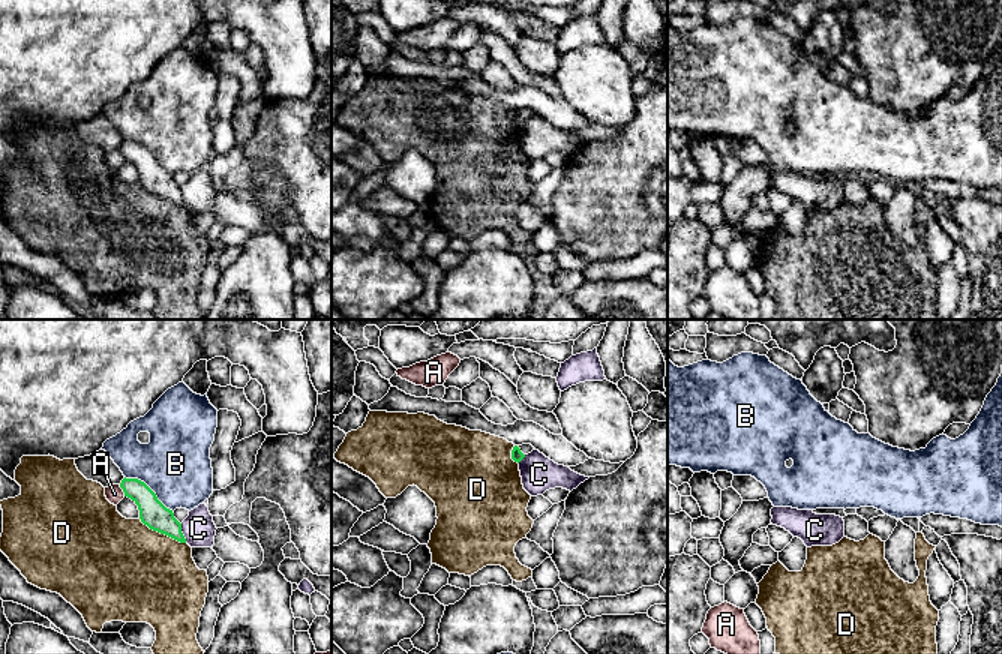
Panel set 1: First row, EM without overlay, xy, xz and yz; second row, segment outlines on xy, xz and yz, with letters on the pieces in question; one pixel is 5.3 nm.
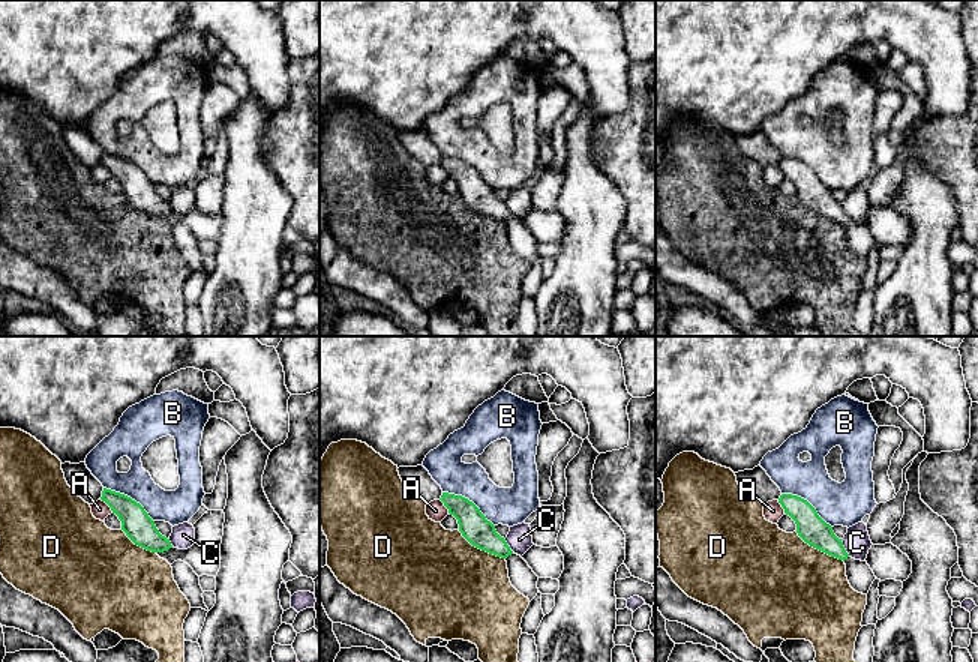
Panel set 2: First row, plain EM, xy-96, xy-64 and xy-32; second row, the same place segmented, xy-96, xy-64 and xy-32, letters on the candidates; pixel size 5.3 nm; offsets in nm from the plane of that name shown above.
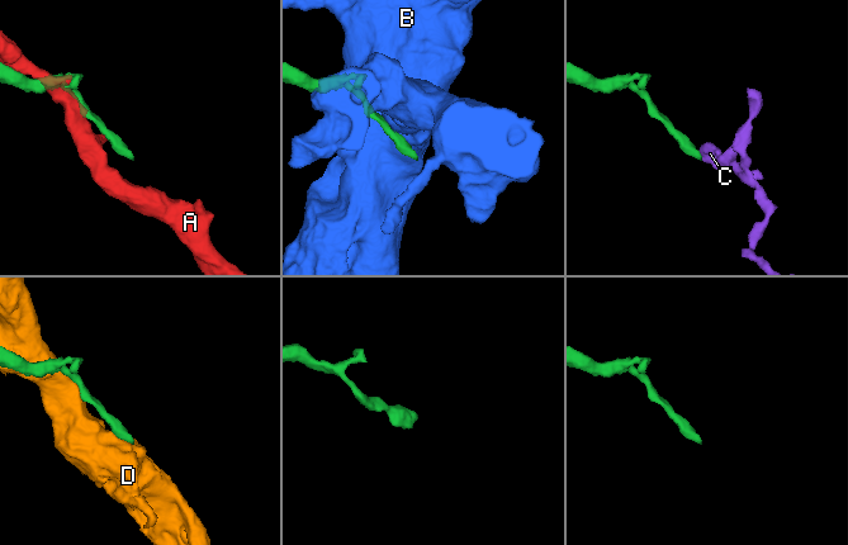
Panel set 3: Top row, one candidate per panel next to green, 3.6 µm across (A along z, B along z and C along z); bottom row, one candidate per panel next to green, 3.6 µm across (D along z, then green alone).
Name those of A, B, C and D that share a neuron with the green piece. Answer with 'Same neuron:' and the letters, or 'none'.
Same neuron: none

